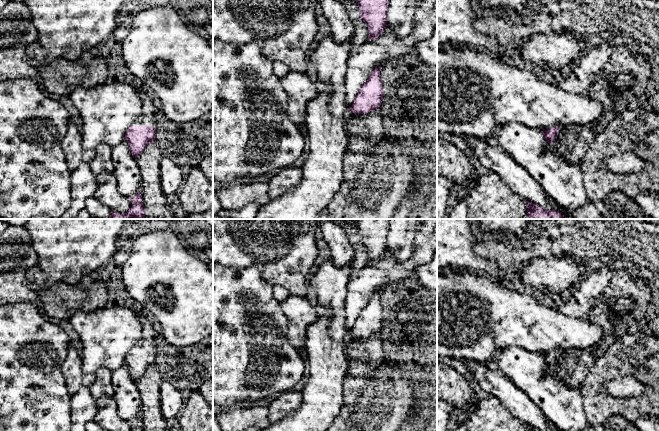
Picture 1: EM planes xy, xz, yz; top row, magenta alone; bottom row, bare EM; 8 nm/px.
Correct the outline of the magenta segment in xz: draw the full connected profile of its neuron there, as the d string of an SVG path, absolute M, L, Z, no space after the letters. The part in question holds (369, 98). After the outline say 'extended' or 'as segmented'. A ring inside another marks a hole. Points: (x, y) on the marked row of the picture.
M380 67L375 68L358 92L349 111L354 114L367 114L380 109L383 99L383 87L380 80Z | as segmented

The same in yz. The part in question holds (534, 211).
M526 201L527 219L565 219L556 210L545 210L541 206Z | as segmented

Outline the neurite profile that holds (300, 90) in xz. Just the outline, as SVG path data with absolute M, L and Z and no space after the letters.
M290 71L281 79L288 96L287 112L297 126L305 127L306 106L320 91L318 83L310 80L306 73Z

